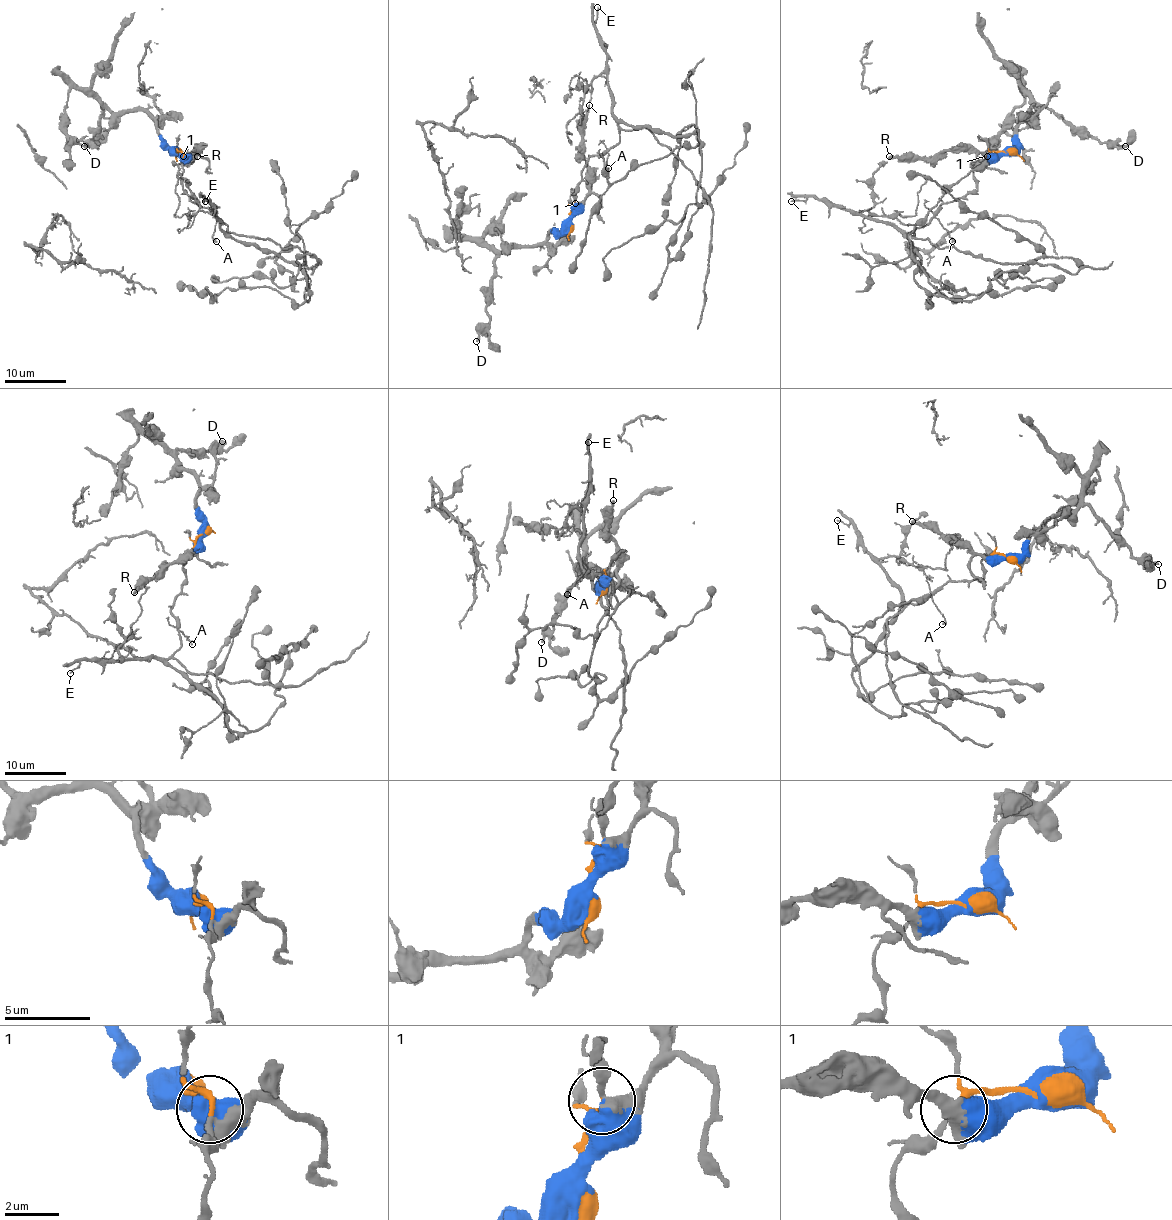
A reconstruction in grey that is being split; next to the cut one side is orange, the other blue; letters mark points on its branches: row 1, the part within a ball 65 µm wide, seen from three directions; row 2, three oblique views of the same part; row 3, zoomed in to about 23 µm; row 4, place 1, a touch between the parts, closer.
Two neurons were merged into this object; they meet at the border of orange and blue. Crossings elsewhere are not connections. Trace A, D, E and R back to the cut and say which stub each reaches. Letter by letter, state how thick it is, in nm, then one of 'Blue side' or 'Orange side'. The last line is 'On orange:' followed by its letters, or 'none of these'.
A: Thickness 190 nm. Orange side
D: Thickness 220 nm. Blue side
E: Thickness 120 nm. Orange side
R: Thickness 260 nm. Blue side
On orange: A, E

